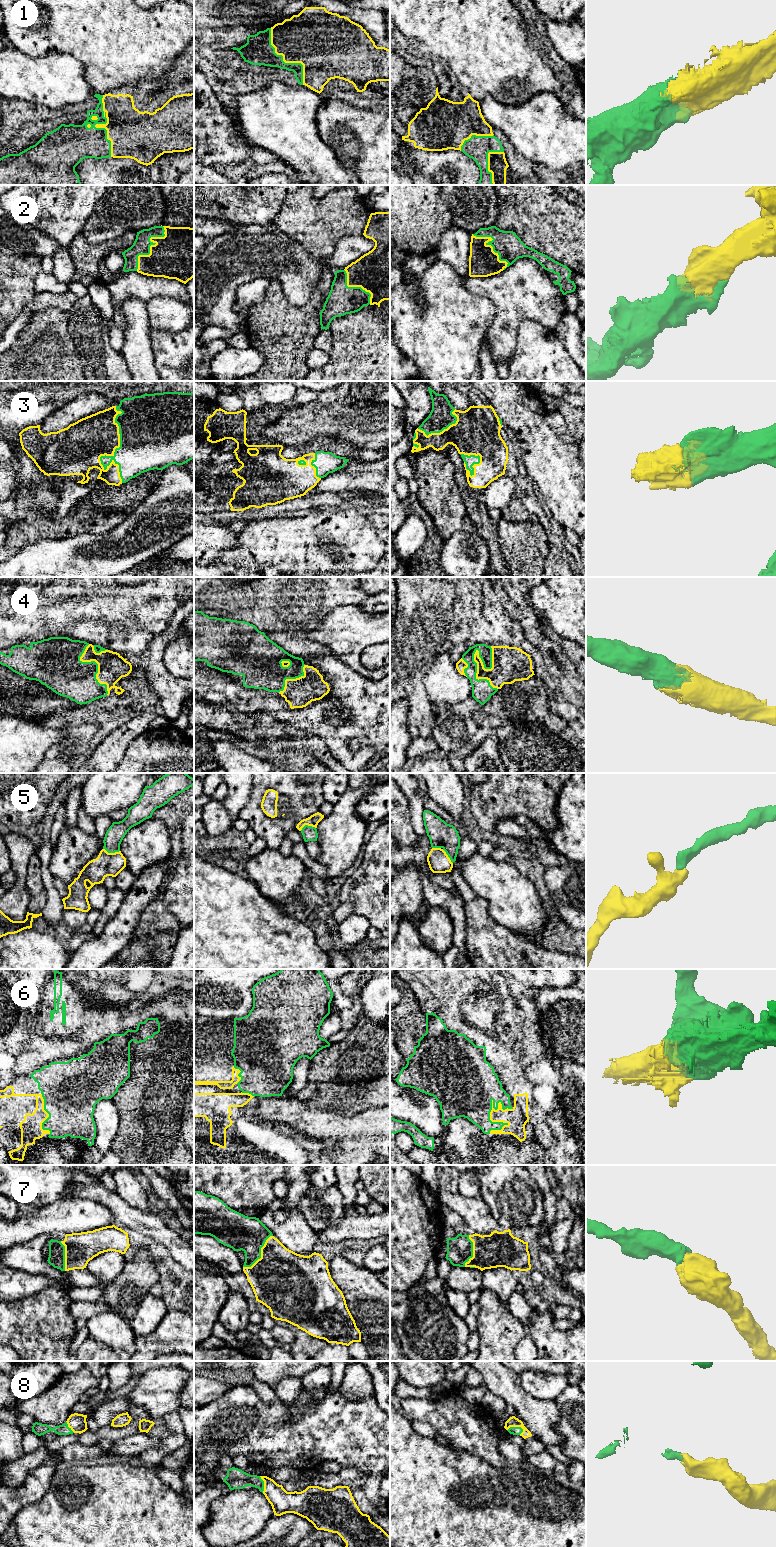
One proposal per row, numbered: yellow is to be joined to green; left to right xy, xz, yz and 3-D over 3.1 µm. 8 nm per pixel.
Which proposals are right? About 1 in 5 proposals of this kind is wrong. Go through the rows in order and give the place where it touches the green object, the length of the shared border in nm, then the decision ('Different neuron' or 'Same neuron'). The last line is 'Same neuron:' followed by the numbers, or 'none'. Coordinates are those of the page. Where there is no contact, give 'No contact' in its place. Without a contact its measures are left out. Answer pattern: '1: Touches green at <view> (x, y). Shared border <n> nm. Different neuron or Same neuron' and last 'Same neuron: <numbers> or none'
1: Touches green at xy (95, 124). Shared border 500 nm. Same neuron
2: Touches green at xy (149, 247). Shared border 420 nm. Same neuron
3: Touches green at xy (111, 456). Shared border 600 nm. Same neuron
4: Touches green at yz (475, 674). Shared border 360 nm. Same neuron
5: Touches green at xy (111, 852). Shared border 140 nm. Same neuron
6: Touches green at yz (496, 1122). Shared border 280 nm. Same neuron
7: Touches green at xz (260, 1254). Shared border 360 nm. Same neuron
8: Touches green at yz (515, 1427). Shared border 140 nm. Same neuron
Same neuron: 1, 2, 3, 4, 5, 6, 7, 8

